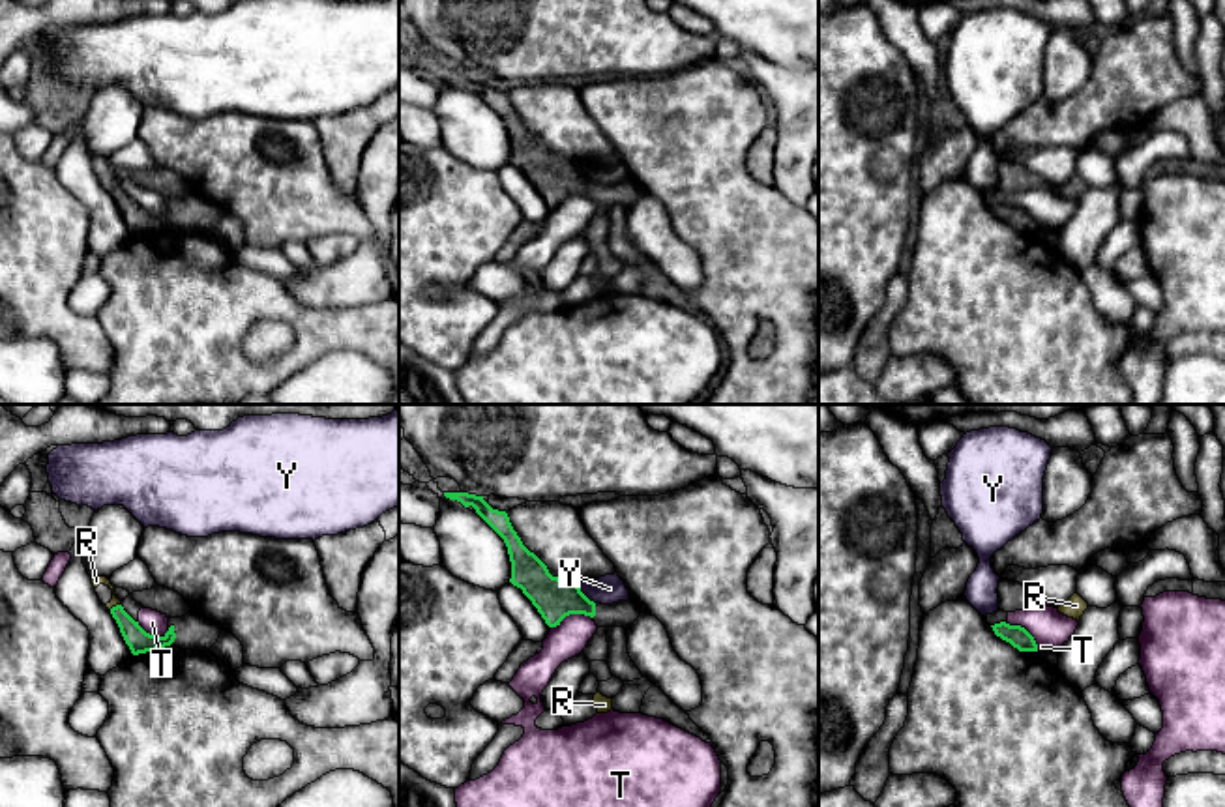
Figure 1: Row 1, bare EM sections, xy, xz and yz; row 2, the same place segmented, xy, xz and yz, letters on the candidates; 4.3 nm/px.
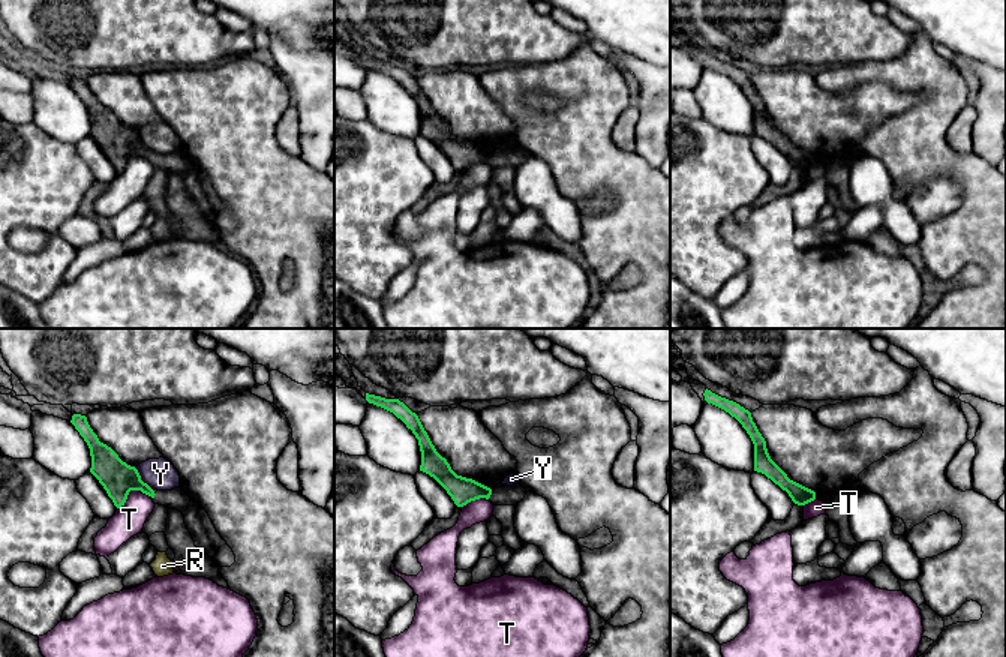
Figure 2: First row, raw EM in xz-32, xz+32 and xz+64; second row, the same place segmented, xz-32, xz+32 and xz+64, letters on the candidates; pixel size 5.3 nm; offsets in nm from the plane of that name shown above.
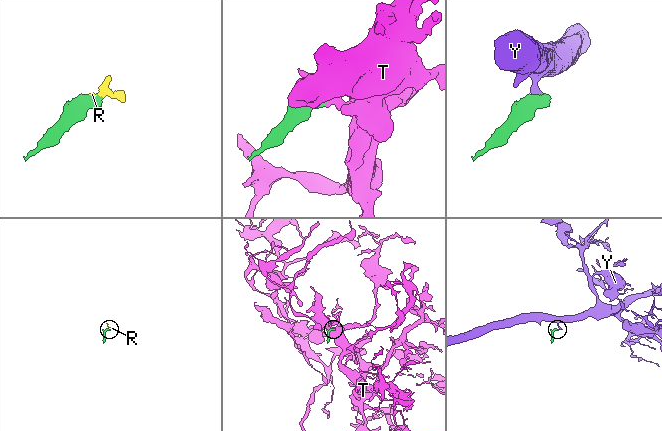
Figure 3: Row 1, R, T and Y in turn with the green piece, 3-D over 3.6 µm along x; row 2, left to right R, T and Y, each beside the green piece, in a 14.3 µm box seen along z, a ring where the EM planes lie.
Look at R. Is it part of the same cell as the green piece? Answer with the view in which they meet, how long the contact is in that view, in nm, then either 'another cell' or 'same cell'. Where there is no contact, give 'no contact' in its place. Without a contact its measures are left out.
contact in xy; length 60 nm; same cell

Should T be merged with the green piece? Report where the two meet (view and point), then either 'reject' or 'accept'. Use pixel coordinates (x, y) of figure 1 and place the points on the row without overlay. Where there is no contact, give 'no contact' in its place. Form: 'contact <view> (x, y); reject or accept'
contact xz (570, 193); reject

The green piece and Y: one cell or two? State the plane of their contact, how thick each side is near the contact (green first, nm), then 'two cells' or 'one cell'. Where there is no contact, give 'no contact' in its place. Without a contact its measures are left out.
xz | 180/120 nm | two cells

